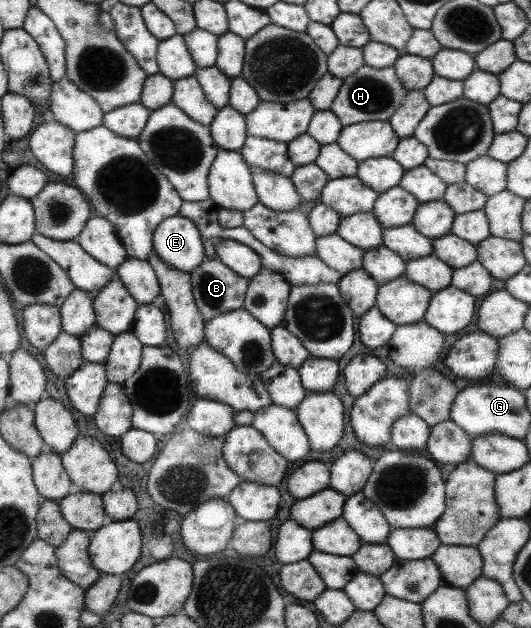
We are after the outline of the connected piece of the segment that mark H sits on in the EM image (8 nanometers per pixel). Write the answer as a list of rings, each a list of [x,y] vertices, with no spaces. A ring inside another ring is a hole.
[[[362,64],[352,75],[342,80],[342,85],[328,110],[336,115],[341,126],[360,122],[387,121],[400,107],[407,92],[396,78],[393,66],[372,68]]]

